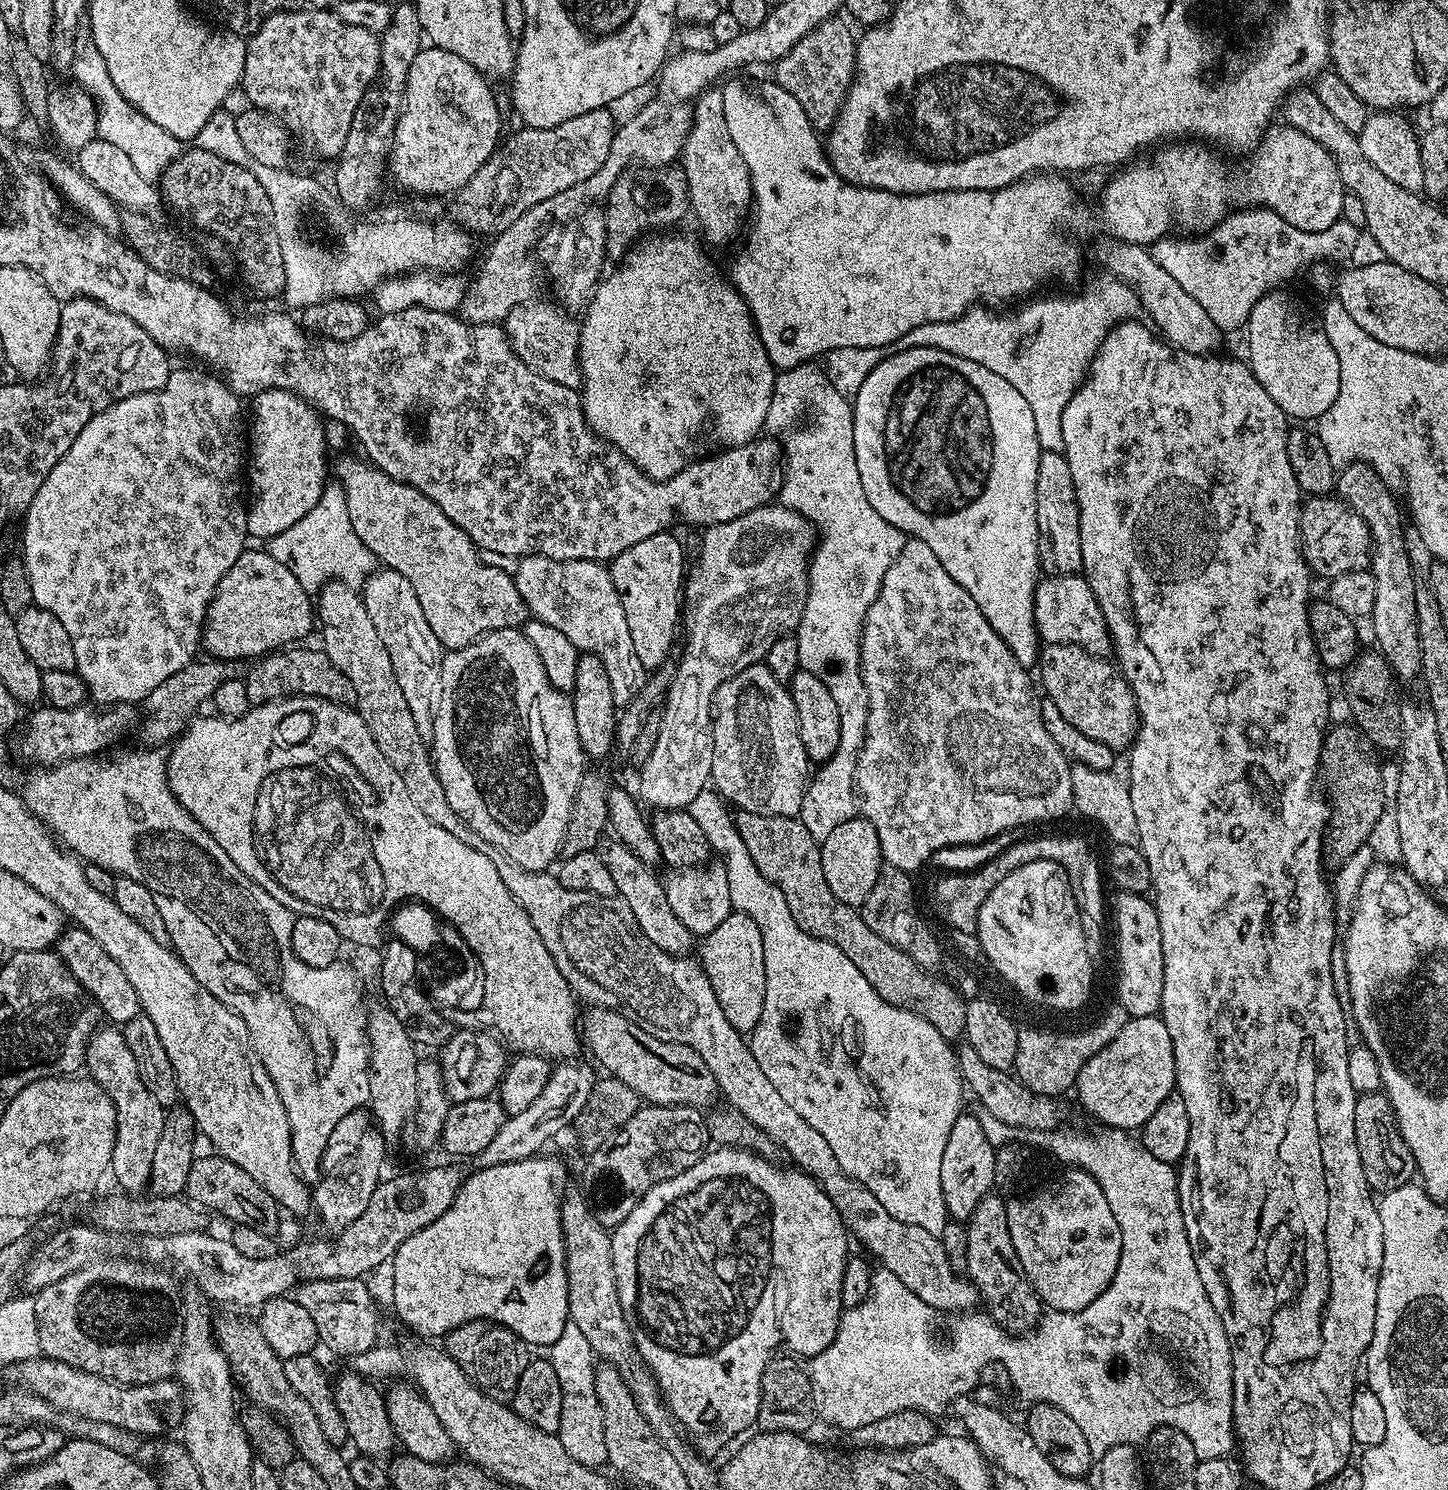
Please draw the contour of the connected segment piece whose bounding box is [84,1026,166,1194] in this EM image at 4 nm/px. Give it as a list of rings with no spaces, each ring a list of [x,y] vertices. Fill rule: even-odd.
[[[116,1026],[97,1027],[92,1037],[88,1039],[88,1049],[84,1055],[86,1072],[91,1079],[106,1090],[106,1094],[114,1102],[116,1111],[116,1137],[114,1138],[114,1150],[110,1165],[111,1175],[116,1175],[116,1180],[121,1189],[128,1194],[140,1194],[148,1187],[151,1178],[151,1166],[154,1165],[154,1150],[157,1149],[158,1140],[162,1138],[162,1128],[165,1119],[165,1105],[154,1102],[150,1090],[142,1086],[142,1078],[138,1074],[138,1062],[134,1062],[134,1054],[130,1054],[130,1046],[126,1046],[126,1038],[123,1031]]]

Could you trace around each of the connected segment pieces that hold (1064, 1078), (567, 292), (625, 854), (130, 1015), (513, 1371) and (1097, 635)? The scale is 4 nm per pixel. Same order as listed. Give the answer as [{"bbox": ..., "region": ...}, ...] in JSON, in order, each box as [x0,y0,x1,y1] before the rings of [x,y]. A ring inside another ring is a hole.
[{"bbox":[1014,1006,1130,1098],"region":[[[1113,1006],[1097,1024],[1084,1028],[1081,1032],[1047,1032],[1044,1028],[1028,1028],[1020,1032],[1018,1038],[1018,1054],[1016,1055],[1016,1067],[1014,1075],[1022,1081],[1032,1092],[1053,1098],[1063,1097],[1063,1092],[1073,1087],[1086,1062],[1102,1050],[1102,1046],[1109,1044],[1126,1026],[1130,1019],[1125,1008]]]},{"bbox":[548,206,606,310],"region":[[[589,206],[579,213],[572,223],[569,223],[567,225],[569,228],[561,234],[560,249],[557,250],[556,257],[548,264],[548,276],[552,279],[552,292],[561,300],[559,303],[568,310],[585,307],[590,293],[595,289],[605,271],[604,264],[606,265],[604,250],[606,246],[606,222],[603,211],[599,207]]]},{"bbox":[598,838,694,956],"region":[[[605,838],[600,841],[598,851],[606,870],[610,870],[610,878],[614,878],[616,895],[630,906],[630,914],[634,914],[639,929],[642,930],[654,946],[671,953],[672,956],[688,956],[691,953],[694,937],[691,931],[678,921],[670,910],[667,901],[665,883],[653,873],[654,870],[639,860],[622,841],[615,838]]]},{"bbox":[54,926,141,1026],"region":[[[75,926],[65,927],[60,933],[59,940],[54,945],[54,951],[64,965],[68,967],[68,973],[74,977],[84,988],[84,991],[92,997],[92,1001],[99,1006],[101,1013],[108,1016],[113,1025],[123,1026],[130,1022],[135,1016],[141,1015],[138,996],[134,994],[134,988],[130,982],[126,982],[126,974],[122,974],[122,966],[86,934],[86,930]]]},{"bbox":[443,1320,530,1405],"region":[[[471,1320],[462,1326],[453,1328],[443,1337],[443,1351],[447,1352],[458,1366],[474,1381],[490,1398],[500,1404],[511,1405],[514,1390],[518,1390],[518,1378],[522,1378],[522,1370],[526,1370],[530,1359],[529,1345],[518,1334],[511,1332],[503,1324],[487,1320]]]},{"bbox":[1034,574,1114,656],"region":[[[1052,574],[1049,580],[1041,579],[1036,586],[1034,618],[1036,635],[1044,644],[1073,644],[1095,656],[1113,651],[1114,645],[1104,615],[1094,598],[1094,590],[1090,590],[1083,575]]]}]

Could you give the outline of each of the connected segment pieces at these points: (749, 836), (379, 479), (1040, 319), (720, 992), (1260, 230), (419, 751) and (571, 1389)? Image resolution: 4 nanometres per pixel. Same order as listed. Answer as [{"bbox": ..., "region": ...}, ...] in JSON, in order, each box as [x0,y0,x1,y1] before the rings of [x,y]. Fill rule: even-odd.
[{"bbox":[734,811,966,1042],"region":[[[737,811],[734,819],[742,842],[746,842],[746,850],[750,850],[750,858],[754,858],[754,866],[758,866],[761,874],[782,890],[782,898],[786,898],[786,906],[790,906],[790,914],[794,914],[794,922],[798,922],[802,930],[819,940],[839,941],[842,952],[856,960],[864,975],[888,1000],[905,1004],[928,1016],[930,1026],[942,1034],[944,1040],[956,1042],[961,1039],[966,1022],[966,1009],[961,1007],[961,999],[957,999],[944,984],[938,984],[920,972],[907,956],[900,954],[898,946],[886,942],[886,938],[872,935],[849,907],[838,902],[826,882],[826,874],[822,874],[820,841],[812,837],[800,819],[742,811]]]},{"bbox":[334,454,529,649],"region":[[[344,454],[334,464],[335,479],[344,490],[350,526],[354,526],[354,534],[362,538],[362,546],[366,546],[366,550],[370,550],[383,567],[398,570],[398,574],[414,586],[414,594],[418,594],[418,603],[422,605],[422,614],[426,614],[426,622],[430,622],[430,630],[434,630],[434,638],[438,638],[441,649],[465,648],[488,632],[520,628],[529,620],[528,607],[522,594],[518,594],[511,571],[503,572],[492,564],[483,564],[476,543],[457,524],[450,522],[450,518],[446,518],[446,514],[442,514],[442,510],[438,510],[426,494],[390,478],[390,474],[367,459],[359,459],[355,460],[352,454]]]},{"bbox":[894,274,1141,452],"region":[[[1101,274],[1097,280],[1090,281],[1081,296],[1044,296],[1041,300],[1036,299],[1021,303],[1017,307],[1021,308],[1017,310],[1016,316],[999,316],[996,313],[999,311],[989,310],[984,306],[973,306],[957,320],[923,324],[910,330],[896,340],[894,348],[898,352],[911,348],[946,350],[946,354],[970,358],[970,362],[978,362],[986,366],[986,370],[994,370],[994,374],[1006,378],[1006,382],[1010,382],[1010,386],[1014,386],[1014,390],[1018,390],[1018,394],[1022,394],[1022,398],[1030,402],[1030,410],[1034,410],[1036,437],[1041,449],[1045,452],[1059,452],[1064,447],[1062,410],[1066,410],[1066,402],[1070,402],[1070,398],[1084,383],[1092,360],[1108,333],[1117,324],[1133,319],[1141,311],[1140,299],[1136,296],[1135,288],[1107,274]]]},{"bbox":[698,911,766,1034],"region":[[[733,911],[717,930],[703,937],[698,960],[726,1020],[742,1034],[750,1034],[765,1009],[766,968],[762,932],[746,912]]]},{"bbox":[1149,206,1300,330],"region":[[[1250,206],[1229,213],[1211,229],[1197,236],[1200,237],[1167,236],[1156,240],[1149,247],[1149,252],[1154,262],[1157,262],[1170,278],[1174,278],[1174,282],[1178,282],[1192,298],[1205,307],[1215,325],[1222,330],[1238,330],[1245,325],[1240,320],[1240,288],[1252,288],[1252,272],[1260,272],[1260,260],[1268,260],[1268,244],[1280,244],[1280,236],[1300,236],[1300,229],[1286,222],[1271,208]]]},{"bbox":[314,580,474,844],"region":[[[330,580],[320,589],[314,600],[318,609],[318,624],[324,629],[320,636],[324,639],[322,650],[346,674],[351,695],[356,696],[354,707],[366,722],[370,734],[378,742],[378,750],[386,754],[386,762],[398,770],[398,778],[406,786],[414,806],[434,822],[434,826],[442,826],[442,830],[450,830],[454,838],[472,844],[474,837],[470,826],[450,810],[450,802],[446,802],[446,790],[442,790],[442,782],[432,762],[429,745],[418,734],[418,726],[414,726],[414,714],[410,714],[410,706],[406,706],[406,698],[398,687],[398,678],[394,678],[394,666],[390,666],[390,654],[386,654],[386,646],[382,646],[382,638],[378,638],[378,630],[374,630],[374,622],[370,622],[370,614],[366,614],[363,595],[357,589],[349,587],[340,580]]]},{"bbox":[546,1322,607,1469],"region":[[[570,1322],[564,1327],[562,1334],[558,1334],[558,1342],[547,1349],[546,1359],[554,1366],[554,1374],[558,1374],[558,1386],[562,1386],[562,1422],[558,1435],[566,1454],[570,1454],[574,1462],[582,1462],[582,1466],[587,1468],[599,1469],[607,1465],[602,1406],[594,1388],[594,1374],[598,1364],[590,1342],[586,1342],[582,1330],[578,1330],[578,1326]]]}]

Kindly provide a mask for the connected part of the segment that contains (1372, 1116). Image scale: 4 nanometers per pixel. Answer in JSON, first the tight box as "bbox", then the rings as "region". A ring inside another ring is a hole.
{"bbox":[1354,1091,1416,1193],"region":[[[1383,1091],[1357,1095],[1354,1106],[1354,1138],[1358,1142],[1358,1158],[1362,1158],[1362,1170],[1366,1174],[1366,1182],[1373,1193],[1389,1192],[1413,1179],[1416,1172],[1416,1159],[1414,1154],[1410,1154],[1410,1146],[1406,1146],[1406,1142],[1402,1138],[1400,1127],[1396,1125],[1394,1110]]]}

